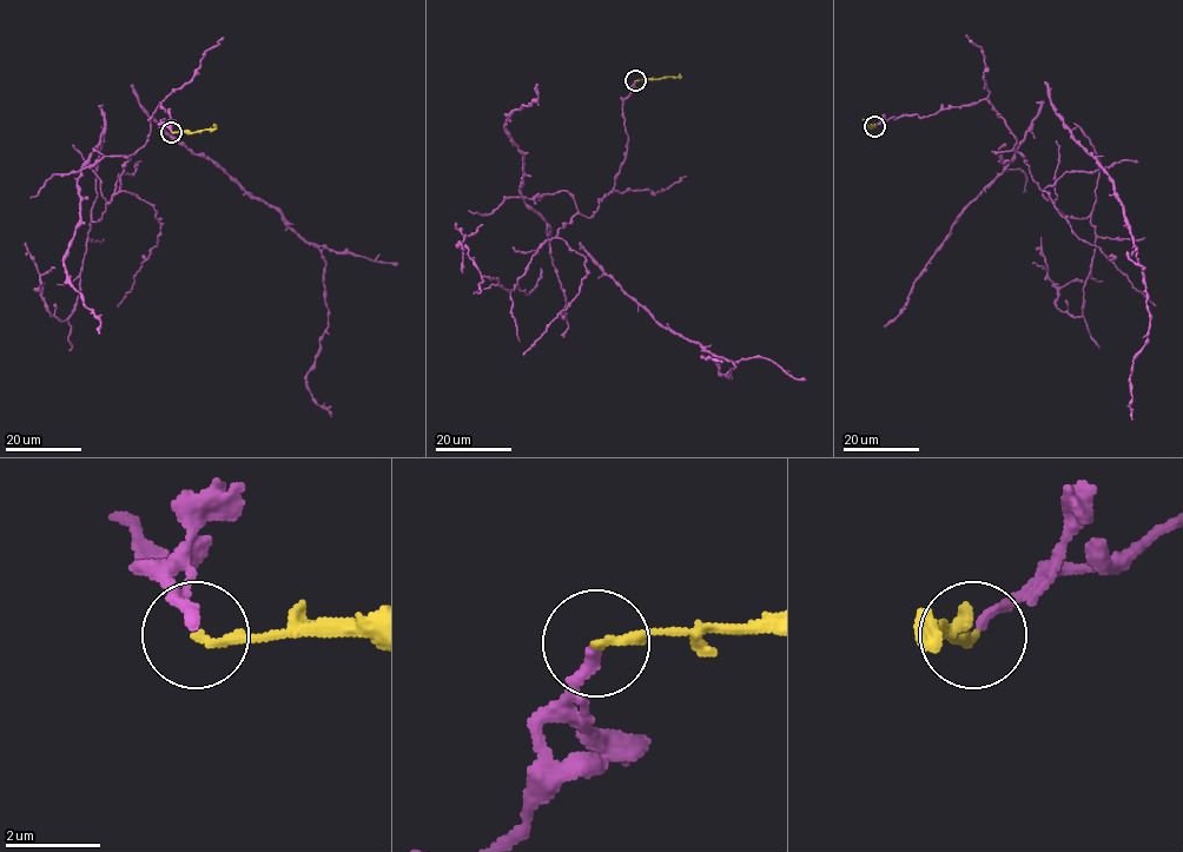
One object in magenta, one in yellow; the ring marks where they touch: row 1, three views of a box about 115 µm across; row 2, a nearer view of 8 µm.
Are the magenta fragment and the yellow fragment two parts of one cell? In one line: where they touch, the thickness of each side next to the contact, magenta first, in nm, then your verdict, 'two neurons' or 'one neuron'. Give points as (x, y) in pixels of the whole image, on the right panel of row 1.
place (874, 126); calibres 240 and 190 nm; two neurons

